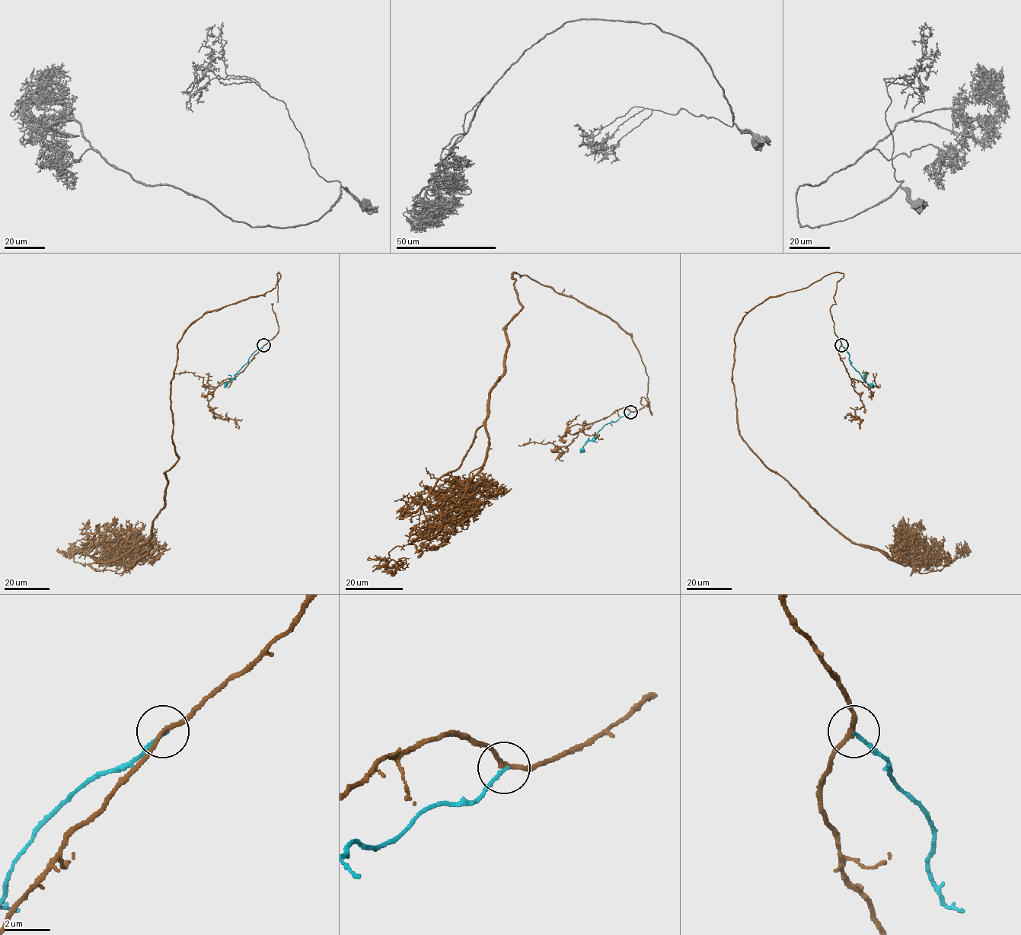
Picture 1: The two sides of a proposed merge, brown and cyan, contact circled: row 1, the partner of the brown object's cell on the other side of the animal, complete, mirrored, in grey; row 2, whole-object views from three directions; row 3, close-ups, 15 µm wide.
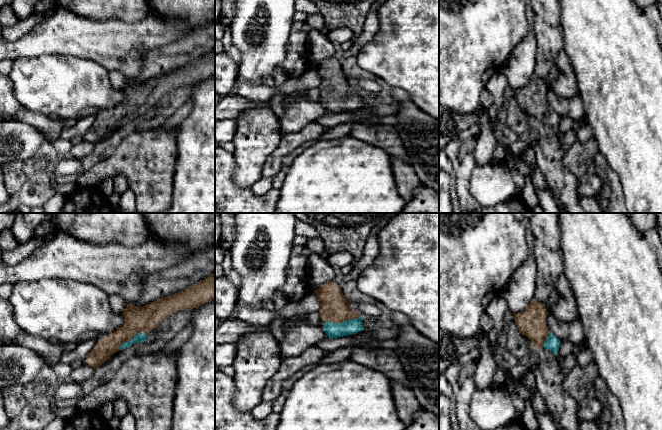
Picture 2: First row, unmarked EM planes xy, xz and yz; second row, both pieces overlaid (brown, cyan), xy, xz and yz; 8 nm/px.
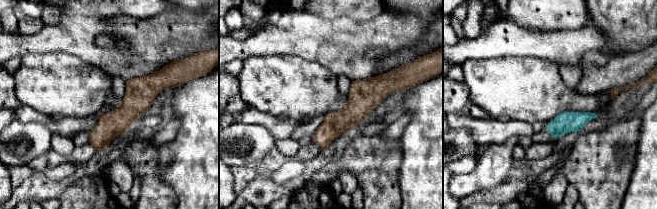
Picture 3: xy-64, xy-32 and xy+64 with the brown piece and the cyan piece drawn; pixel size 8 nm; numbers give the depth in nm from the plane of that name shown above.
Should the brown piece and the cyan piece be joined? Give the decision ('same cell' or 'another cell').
same cell

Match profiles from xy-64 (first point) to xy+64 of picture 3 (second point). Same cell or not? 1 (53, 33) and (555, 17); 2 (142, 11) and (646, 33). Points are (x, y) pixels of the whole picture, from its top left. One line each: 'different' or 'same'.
1: different
2: different

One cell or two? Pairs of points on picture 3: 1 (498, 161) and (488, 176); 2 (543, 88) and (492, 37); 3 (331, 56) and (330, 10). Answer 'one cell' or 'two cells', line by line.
1: one cell
2: two cells
3: two cells

